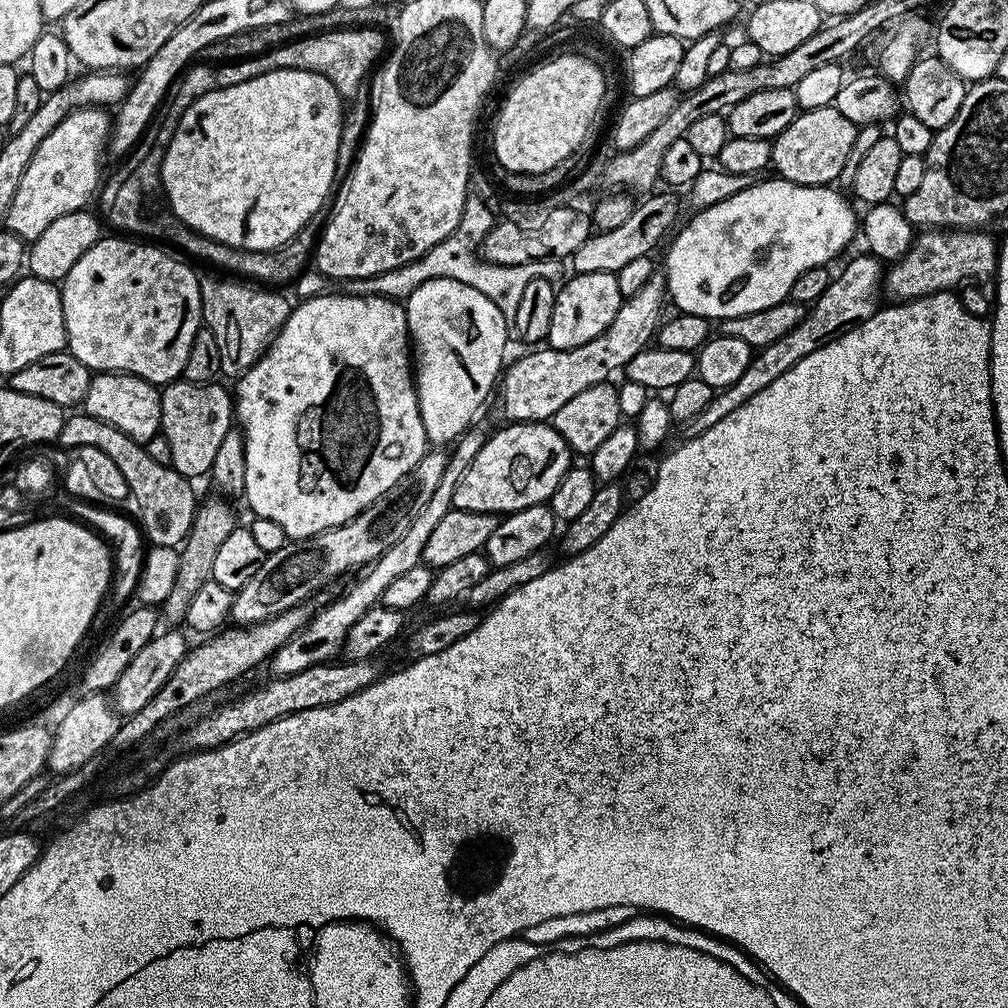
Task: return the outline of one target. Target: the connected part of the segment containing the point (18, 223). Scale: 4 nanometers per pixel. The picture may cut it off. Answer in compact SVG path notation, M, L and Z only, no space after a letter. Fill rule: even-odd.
M100 106L79 108L42 138L34 158L30 158L30 166L26 166L26 174L22 174L22 182L18 182L18 190L14 190L14 202L8 207L7 231L31 242L54 218L81 211L91 196L93 199L102 180L100 159L110 140L110 116L104 112L107 111Z

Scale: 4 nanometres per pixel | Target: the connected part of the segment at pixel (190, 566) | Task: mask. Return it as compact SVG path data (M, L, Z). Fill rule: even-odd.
M215 498L208 500L197 507L192 525L188 531L188 536L183 544L179 545L178 551L178 574L174 578L174 586L170 589L170 595L162 605L162 620L168 626L180 626L185 623L185 616L194 602L195 595L198 594L203 584L212 578L214 570L214 558L218 555L218 549L221 548L222 542L230 538L232 531L238 527L236 512L231 508L229 501L224 498Z

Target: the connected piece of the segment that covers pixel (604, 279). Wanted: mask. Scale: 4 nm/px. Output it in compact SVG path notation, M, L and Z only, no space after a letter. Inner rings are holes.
M599 272L598 274L569 275L569 280L559 285L554 302L554 315L550 318L547 347L558 350L570 350L574 346L582 346L582 342L590 342L590 338L598 338L614 322L614 314L618 314L622 303L618 278L615 272Z

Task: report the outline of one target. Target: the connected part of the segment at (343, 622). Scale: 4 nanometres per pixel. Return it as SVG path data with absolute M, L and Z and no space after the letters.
M473 426L459 440L455 441L450 452L448 465L442 474L442 482L438 482L438 490L434 490L430 502L426 502L426 506L422 506L422 510L418 510L418 515L415 516L414 522L410 522L406 534L402 534L402 538L398 538L398 542L394 542L394 546L390 546L390 550L386 550L371 564L363 573L365 576L357 584L350 585L337 600L330 601L317 616L315 613L309 619L308 625L302 630L298 630L298 634L294 634L294 638L287 640L273 654L270 661L272 676L298 674L298 670L306 670L335 661L343 653L344 639L346 634L350 634L350 626L354 626L354 622L358 622L358 618L362 618L362 614L366 614L366 610L375 608L380 603L386 586L390 586L390 582L394 582L394 578L399 578L405 570L414 570L414 566L421 564L430 533L434 531L434 526L438 526L439 520L446 518L448 511L454 507L452 502L454 490L466 474L470 462L478 454L478 450L482 450L482 446L486 446L489 435L489 429Z

